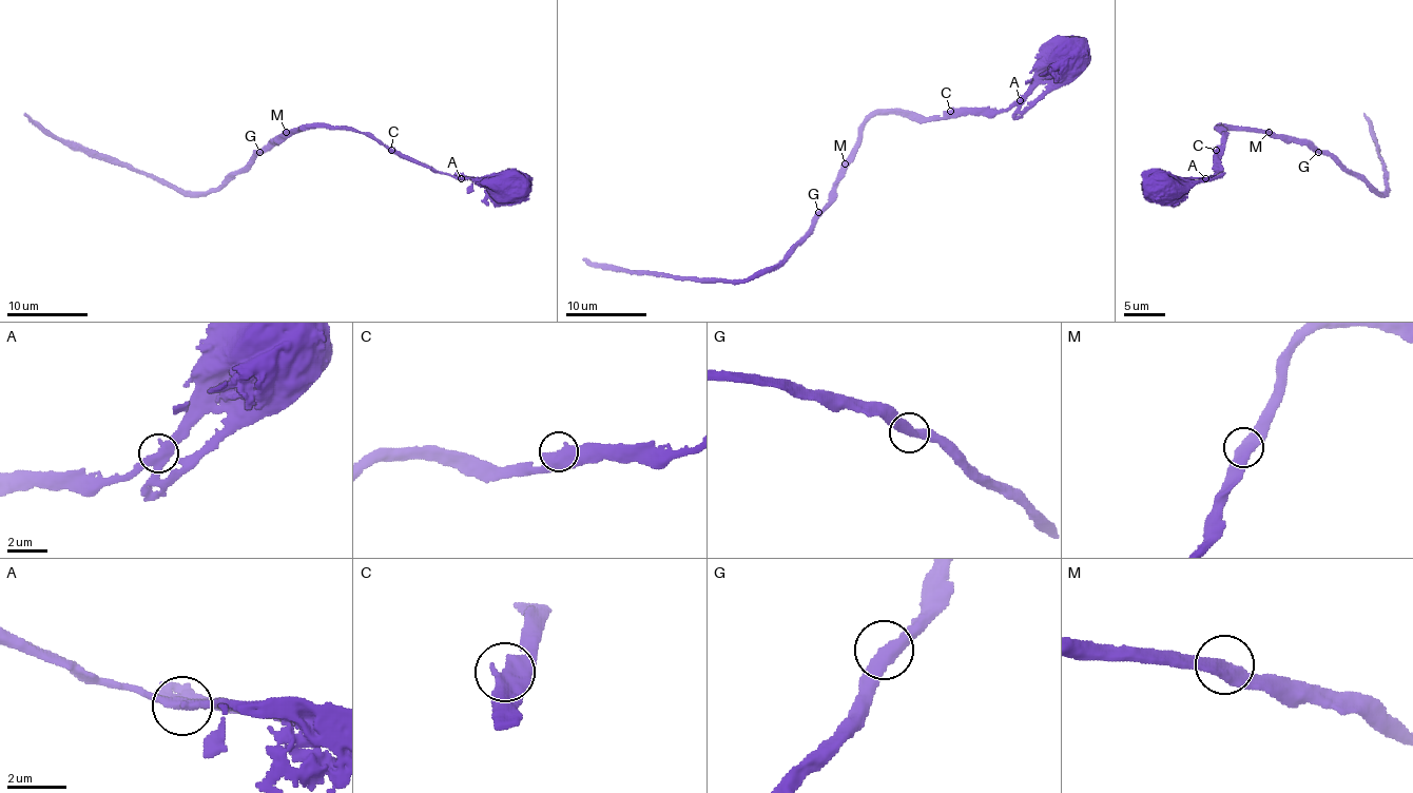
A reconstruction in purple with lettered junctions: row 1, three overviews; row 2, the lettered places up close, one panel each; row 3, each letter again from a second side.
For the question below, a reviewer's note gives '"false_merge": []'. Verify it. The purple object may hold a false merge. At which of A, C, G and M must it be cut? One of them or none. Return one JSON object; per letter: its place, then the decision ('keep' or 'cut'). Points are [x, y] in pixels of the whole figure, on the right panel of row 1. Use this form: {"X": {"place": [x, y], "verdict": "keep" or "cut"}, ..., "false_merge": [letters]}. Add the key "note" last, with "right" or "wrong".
{"A": {"place": [1205, 178], "verdict": "cut"}, "C": {"place": [1216, 150], "verdict": "keep"}, "G": {"place": [1318, 152], "verdict": "keep"}, "M": {"place": [1269, 132], "verdict": "keep"}, "false_merge": ["A"], "note": "wrong"}

